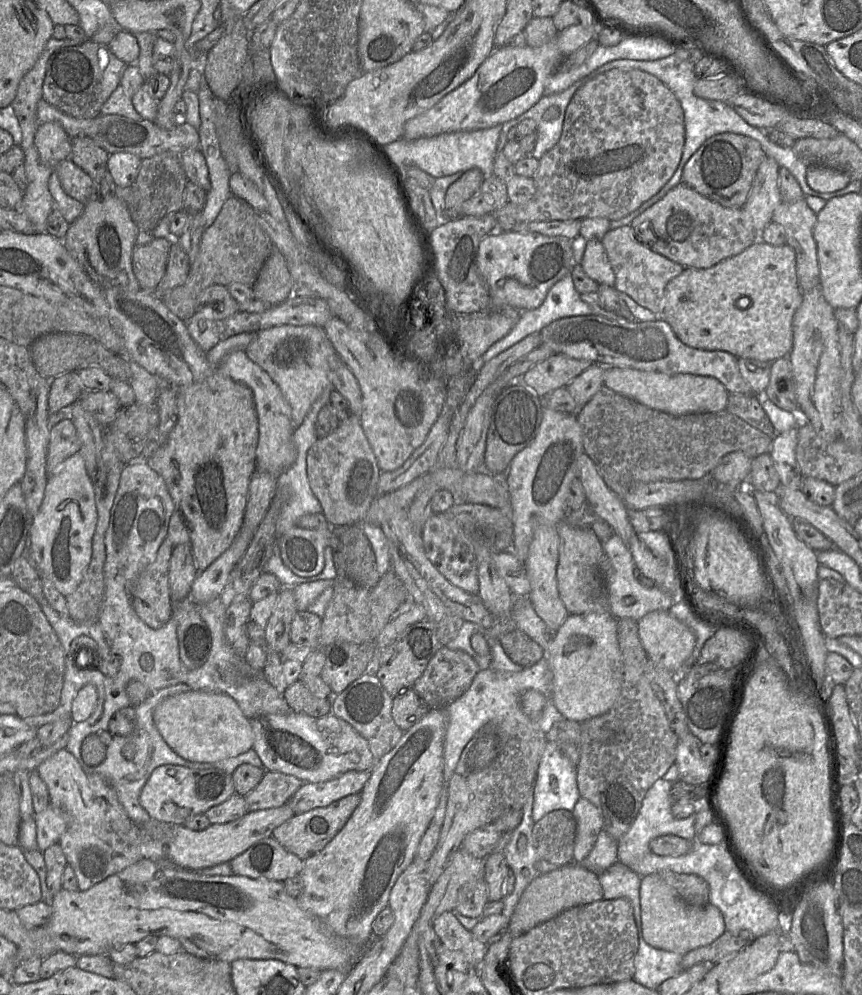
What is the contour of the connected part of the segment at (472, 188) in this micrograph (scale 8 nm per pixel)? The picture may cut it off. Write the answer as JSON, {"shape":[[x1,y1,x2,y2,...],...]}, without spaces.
{"shape":[[477,168,463,172,447,190,444,200,444,216,447,219,462,217,462,204,479,191,484,179,482,172]]}

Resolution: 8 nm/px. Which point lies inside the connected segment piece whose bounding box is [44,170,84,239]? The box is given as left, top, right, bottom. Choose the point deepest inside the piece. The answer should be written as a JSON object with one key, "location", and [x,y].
{"location":[66,210]}

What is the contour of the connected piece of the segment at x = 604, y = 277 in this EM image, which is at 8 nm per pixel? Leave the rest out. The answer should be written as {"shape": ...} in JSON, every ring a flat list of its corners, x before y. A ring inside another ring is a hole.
{"shape":[[587,240,580,263,585,273,598,284,615,286,615,274,600,240]]}

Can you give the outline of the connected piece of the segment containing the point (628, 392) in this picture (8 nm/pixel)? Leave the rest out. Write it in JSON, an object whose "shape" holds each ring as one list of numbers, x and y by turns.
{"shape":[[605,367,604,386,653,410,670,415,719,412,726,409,729,393,710,376,693,374,667,375,632,368]]}

